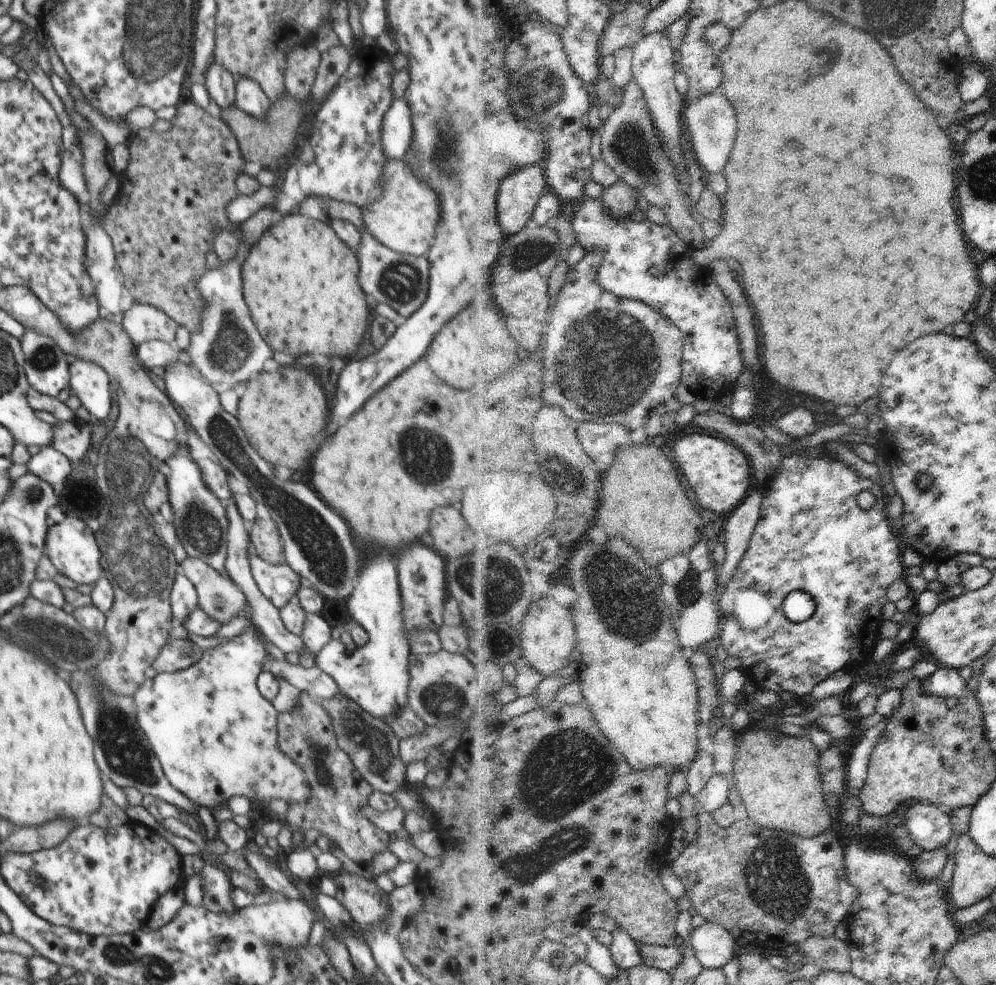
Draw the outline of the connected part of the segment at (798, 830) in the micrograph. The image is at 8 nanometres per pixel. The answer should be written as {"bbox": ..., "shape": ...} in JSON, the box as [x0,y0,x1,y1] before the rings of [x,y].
{"bbox":[734,728,834,839],"shape":[[[762,728],[741,732],[740,737],[740,752],[735,764],[734,779],[749,818],[763,827],[790,831],[808,839],[834,829],[834,816],[824,792],[822,752],[818,750],[818,745],[811,736],[788,736],[778,728]]]}

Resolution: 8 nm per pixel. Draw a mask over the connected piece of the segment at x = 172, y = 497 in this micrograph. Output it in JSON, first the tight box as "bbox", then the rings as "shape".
{"bbox":[165,446,230,579],"shape":[[[178,446],[178,450],[165,462],[170,468],[168,486],[168,502],[174,510],[174,528],[178,540],[182,542],[187,556],[202,559],[212,568],[220,571],[222,576],[230,579],[226,570],[226,554],[228,554],[227,532],[229,522],[227,512],[220,500],[204,484],[202,472],[197,461],[192,459],[186,446]]]}

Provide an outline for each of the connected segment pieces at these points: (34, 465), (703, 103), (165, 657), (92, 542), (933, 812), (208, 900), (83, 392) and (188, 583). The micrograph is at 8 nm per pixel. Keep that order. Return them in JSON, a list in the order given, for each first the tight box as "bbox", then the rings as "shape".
[{"bbox":[26,447,74,488],"shape":[[[41,447],[37,452],[33,451],[26,465],[31,473],[55,488],[74,472],[70,461],[54,448]]]},{"bbox":[683,92,738,174],"shape":[[[718,92],[696,103],[688,104],[684,110],[683,123],[692,145],[693,155],[705,173],[716,174],[728,166],[728,160],[736,148],[738,138],[738,114],[726,94]]]},{"bbox":[152,638,204,673],"shape":[[[171,638],[166,646],[162,646],[160,654],[156,654],[152,667],[158,673],[182,670],[198,662],[204,656],[204,651],[186,638]]]},{"bbox":[45,516,101,584],"shape":[[[67,516],[64,522],[48,527],[45,547],[48,557],[56,567],[57,572],[74,580],[76,584],[94,584],[101,576],[100,549],[94,537],[94,532],[80,516]]]},{"bbox":[904,803,954,851],"shape":[[[932,803],[913,804],[904,824],[923,851],[944,848],[954,833],[950,811]]]},{"bbox":[200,863,236,914],"shape":[[[206,863],[200,871],[204,880],[203,905],[210,912],[220,914],[232,914],[236,909],[232,902],[232,885],[224,870],[216,868],[215,865]]]},{"bbox":[68,359,112,421],"shape":[[[73,359],[68,370],[70,393],[80,400],[80,404],[92,416],[103,421],[109,415],[112,406],[109,391],[112,378],[109,373],[96,363],[84,359]]]},{"bbox":[170,571,198,624],"shape":[[[178,571],[170,589],[170,608],[175,624],[184,624],[186,618],[198,610],[198,594],[191,580]]]}]

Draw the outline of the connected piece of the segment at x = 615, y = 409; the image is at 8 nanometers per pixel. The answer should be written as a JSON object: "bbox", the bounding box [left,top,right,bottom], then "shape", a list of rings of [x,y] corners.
{"bbox":[543,250,685,437],"shape":[[[586,250],[586,255],[578,264],[570,268],[568,278],[566,280],[566,286],[562,290],[562,294],[558,296],[555,304],[552,306],[553,315],[552,322],[549,322],[547,333],[545,336],[545,362],[546,369],[544,374],[543,398],[546,406],[562,406],[562,410],[567,414],[576,424],[582,421],[599,422],[599,423],[620,423],[632,430],[638,430],[638,428],[644,428],[647,431],[648,436],[665,436],[676,437],[680,435],[680,418],[681,410],[685,405],[680,402],[678,398],[678,388],[682,386],[684,372],[685,372],[685,336],[681,328],[678,328],[677,324],[672,322],[672,318],[664,316],[660,310],[652,308],[650,304],[642,302],[642,300],[634,300],[634,298],[626,299],[620,298],[618,294],[610,292],[610,290],[604,290],[598,276],[600,276],[600,269],[602,268],[604,258],[606,258],[606,252],[604,250]]]}

